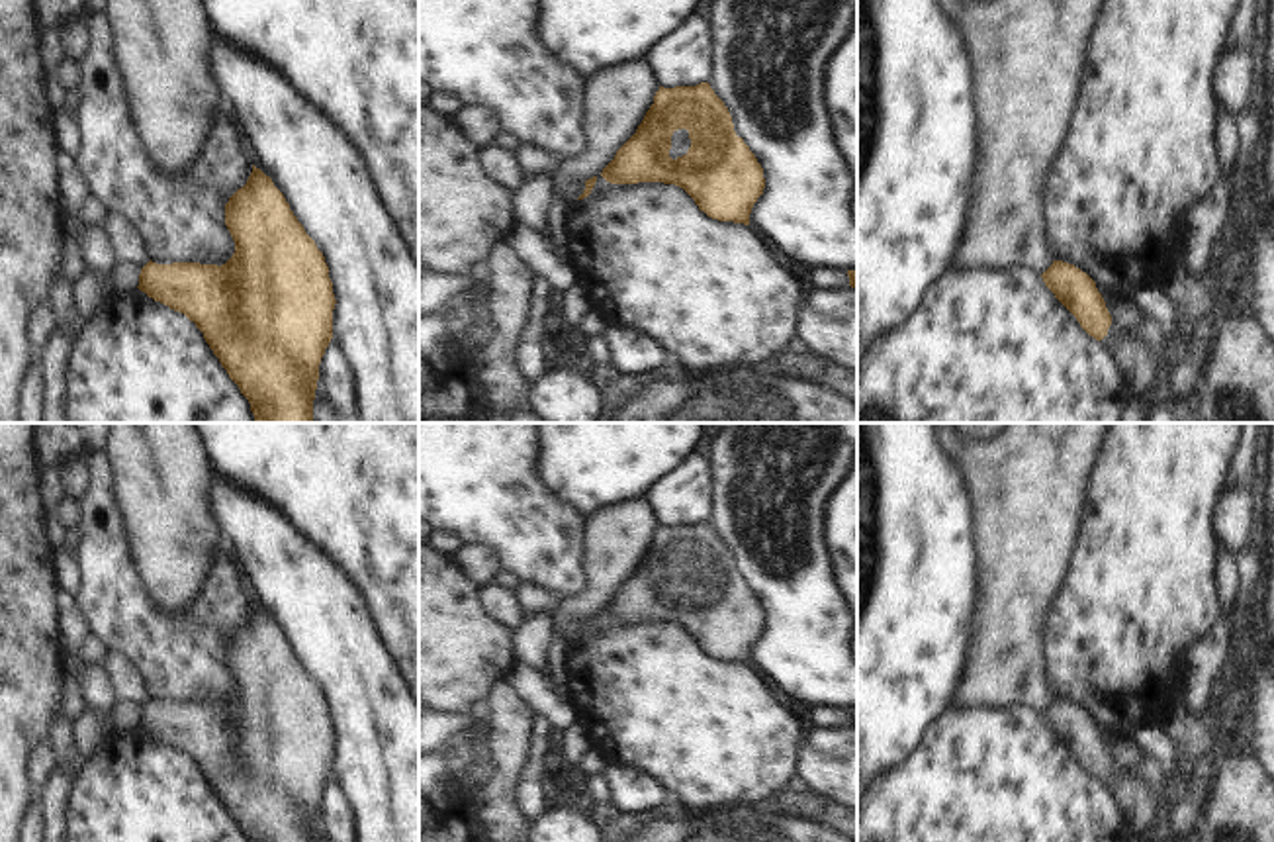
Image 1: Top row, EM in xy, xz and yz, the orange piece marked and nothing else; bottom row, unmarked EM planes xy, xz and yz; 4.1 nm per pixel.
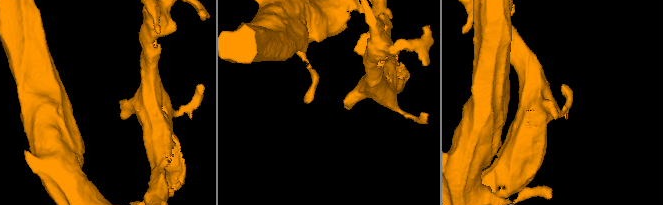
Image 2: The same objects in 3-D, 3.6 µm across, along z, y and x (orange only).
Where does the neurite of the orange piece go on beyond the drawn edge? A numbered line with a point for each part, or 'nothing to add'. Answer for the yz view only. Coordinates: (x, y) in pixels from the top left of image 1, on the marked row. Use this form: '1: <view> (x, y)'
1: yz (1132, 353)

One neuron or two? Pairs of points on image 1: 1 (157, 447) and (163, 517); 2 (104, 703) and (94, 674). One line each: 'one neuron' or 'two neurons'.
1: one neuron
2: one neuron

